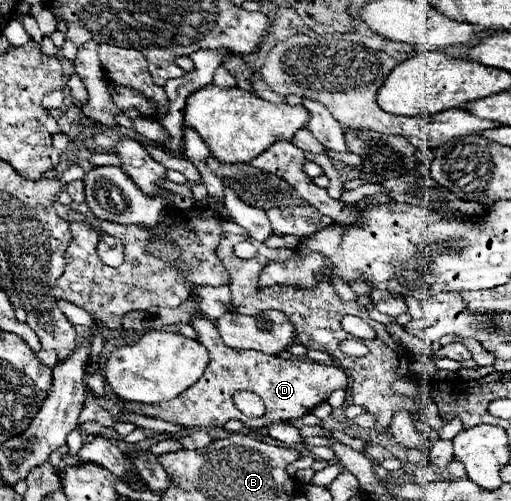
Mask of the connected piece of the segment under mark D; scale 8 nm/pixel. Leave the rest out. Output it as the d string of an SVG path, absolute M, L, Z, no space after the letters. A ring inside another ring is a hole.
M197 316L191 324L197 332L199 332L199 342L209 350L209 356L211 356L211 362L209 366L205 368L205 374L201 376L201 380L197 384L193 384L191 388L187 388L183 394L179 394L177 398L169 400L169 402L159 402L159 404L139 404L139 402L119 402L127 412L137 412L137 414L145 414L145 416L155 416L155 418L161 418L161 420L167 420L167 422L175 422L175 424L181 424L181 426L187 426L187 428L207 428L207 426L223 426L227 420L235 418L235 420L241 420L247 428L263 428L263 426L269 426L273 422L279 422L279 420L291 420L291 418L299 418L299 416L305 416L309 414L317 404L325 402L327 396L337 390L337 388L347 388L347 374L343 372L343 368L339 366L327 366L327 364L317 364L317 362L305 362L305 360L297 360L297 358L279 358L279 356L269 356L269 354L263 354L263 352L257 352L257 350L233 350L229 346L223 344L217 328L209 322L209 320L203 320L201 316ZM237 390L249 390L249 392L255 392L263 398L265 402L265 416L263 418L247 418L245 414L241 414L237 410L237 406L233 404L233 394Z

